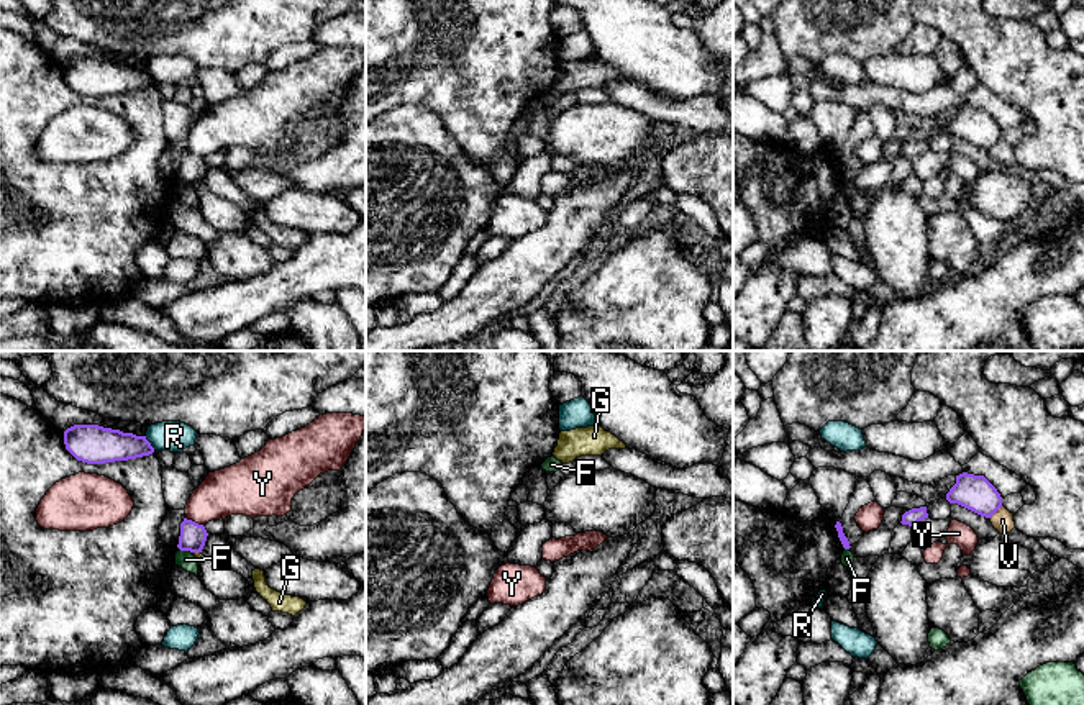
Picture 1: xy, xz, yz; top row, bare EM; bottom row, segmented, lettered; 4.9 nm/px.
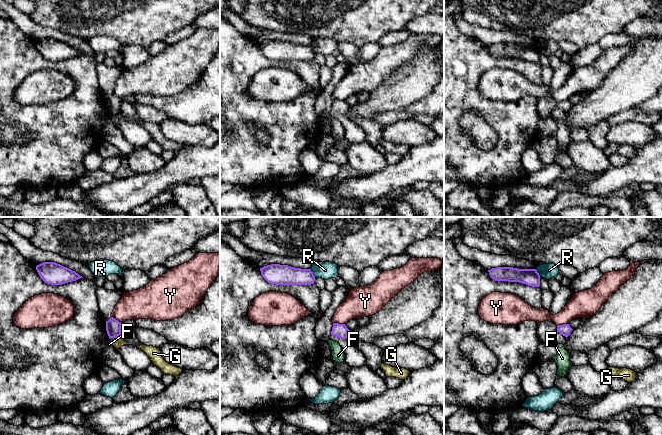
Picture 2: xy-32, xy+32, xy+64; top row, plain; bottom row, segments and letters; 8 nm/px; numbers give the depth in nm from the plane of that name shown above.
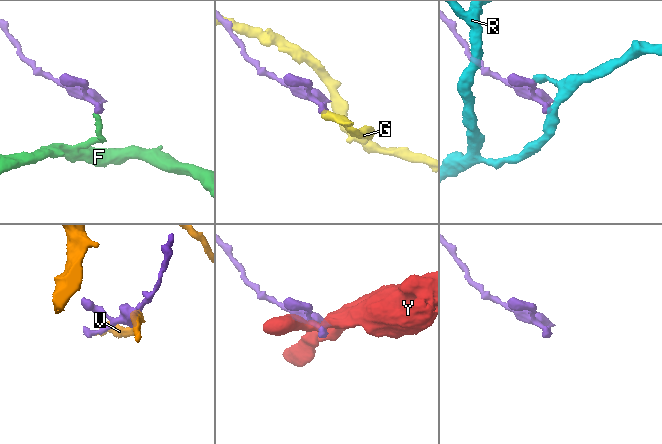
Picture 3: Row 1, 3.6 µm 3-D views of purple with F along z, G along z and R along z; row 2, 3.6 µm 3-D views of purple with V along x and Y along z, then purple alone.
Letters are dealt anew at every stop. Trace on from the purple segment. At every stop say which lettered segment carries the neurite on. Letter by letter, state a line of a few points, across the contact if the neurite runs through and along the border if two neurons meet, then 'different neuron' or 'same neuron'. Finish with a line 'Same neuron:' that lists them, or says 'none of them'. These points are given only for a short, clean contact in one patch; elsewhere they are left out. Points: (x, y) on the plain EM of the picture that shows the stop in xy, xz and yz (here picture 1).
F: xy (179, 181), (191, 186) | different neuron
G: different neuron
R: xy (145, 69), (154, 82) | different neuron
V: different neuron
Y: xy (186, 150), (202, 158) | different neuron
Same neuron: none of them

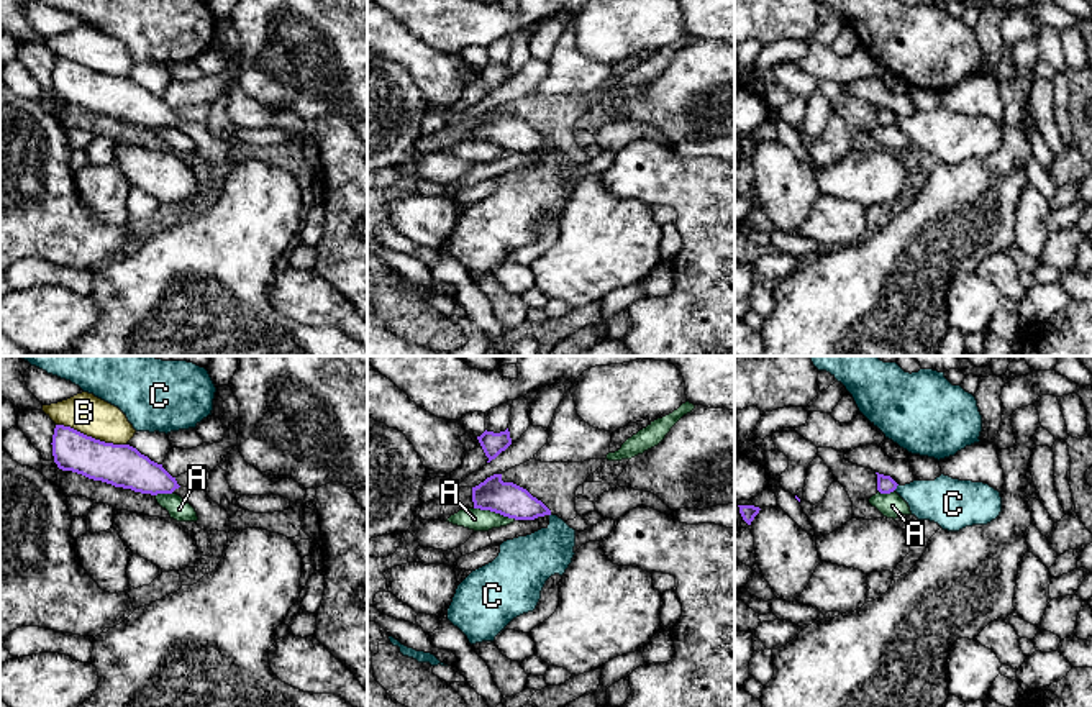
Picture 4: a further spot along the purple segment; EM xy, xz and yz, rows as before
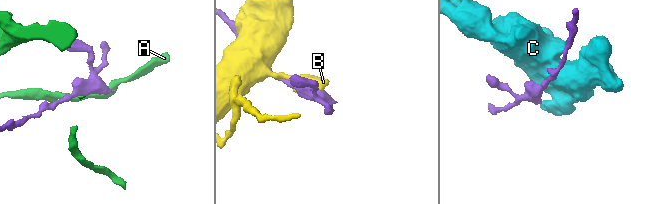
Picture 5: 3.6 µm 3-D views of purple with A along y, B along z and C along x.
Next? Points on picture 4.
A: different neuron
B: different neuron
C: different neuron
Same neuron: none of them

